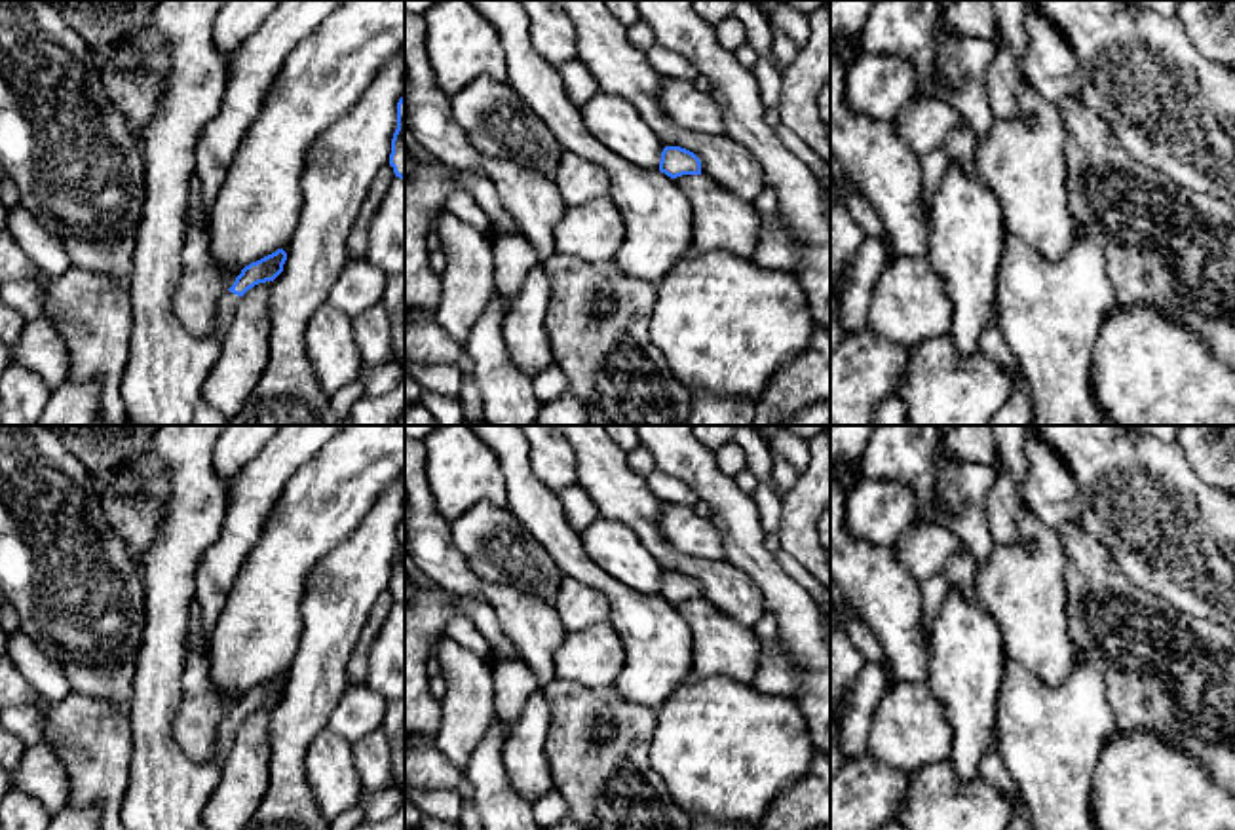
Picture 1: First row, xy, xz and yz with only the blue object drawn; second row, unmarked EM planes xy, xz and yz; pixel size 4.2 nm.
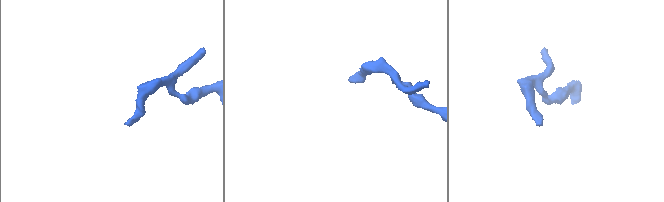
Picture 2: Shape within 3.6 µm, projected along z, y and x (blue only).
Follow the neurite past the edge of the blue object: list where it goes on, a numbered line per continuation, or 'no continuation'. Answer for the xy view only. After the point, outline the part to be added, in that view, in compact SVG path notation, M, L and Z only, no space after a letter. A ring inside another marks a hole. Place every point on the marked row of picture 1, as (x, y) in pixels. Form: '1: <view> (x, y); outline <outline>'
1: xy (162, 384); outline M160 0L152 23L169 55L169 72L152 120L139 135L144 201L137 224L133 272L127 285L133 327L129 357L120 380L120 395L129 425L230 425L203 397L203 382L215 365L241 296L220 296L217 329L209 336L190 334L177 317L175 294L182 274L186 209L196 179L196 144L203 127L218 112L226 89L228 61L215 46L215 21L224 0Z

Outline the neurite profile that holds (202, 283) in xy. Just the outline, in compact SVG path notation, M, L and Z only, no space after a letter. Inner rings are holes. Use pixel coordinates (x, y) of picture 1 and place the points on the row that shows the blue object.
M194 179L186 209L186 239L175 311L190 334L209 336L217 329L220 296L228 292L241 270L226 274L217 266L209 251L209 237L200 226L200 207L200 182Z

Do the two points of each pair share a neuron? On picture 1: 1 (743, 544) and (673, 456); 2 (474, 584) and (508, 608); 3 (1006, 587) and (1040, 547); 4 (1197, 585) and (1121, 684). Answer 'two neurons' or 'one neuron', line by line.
1: one neuron
2: one neuron
3: one neuron
4: two neurons

